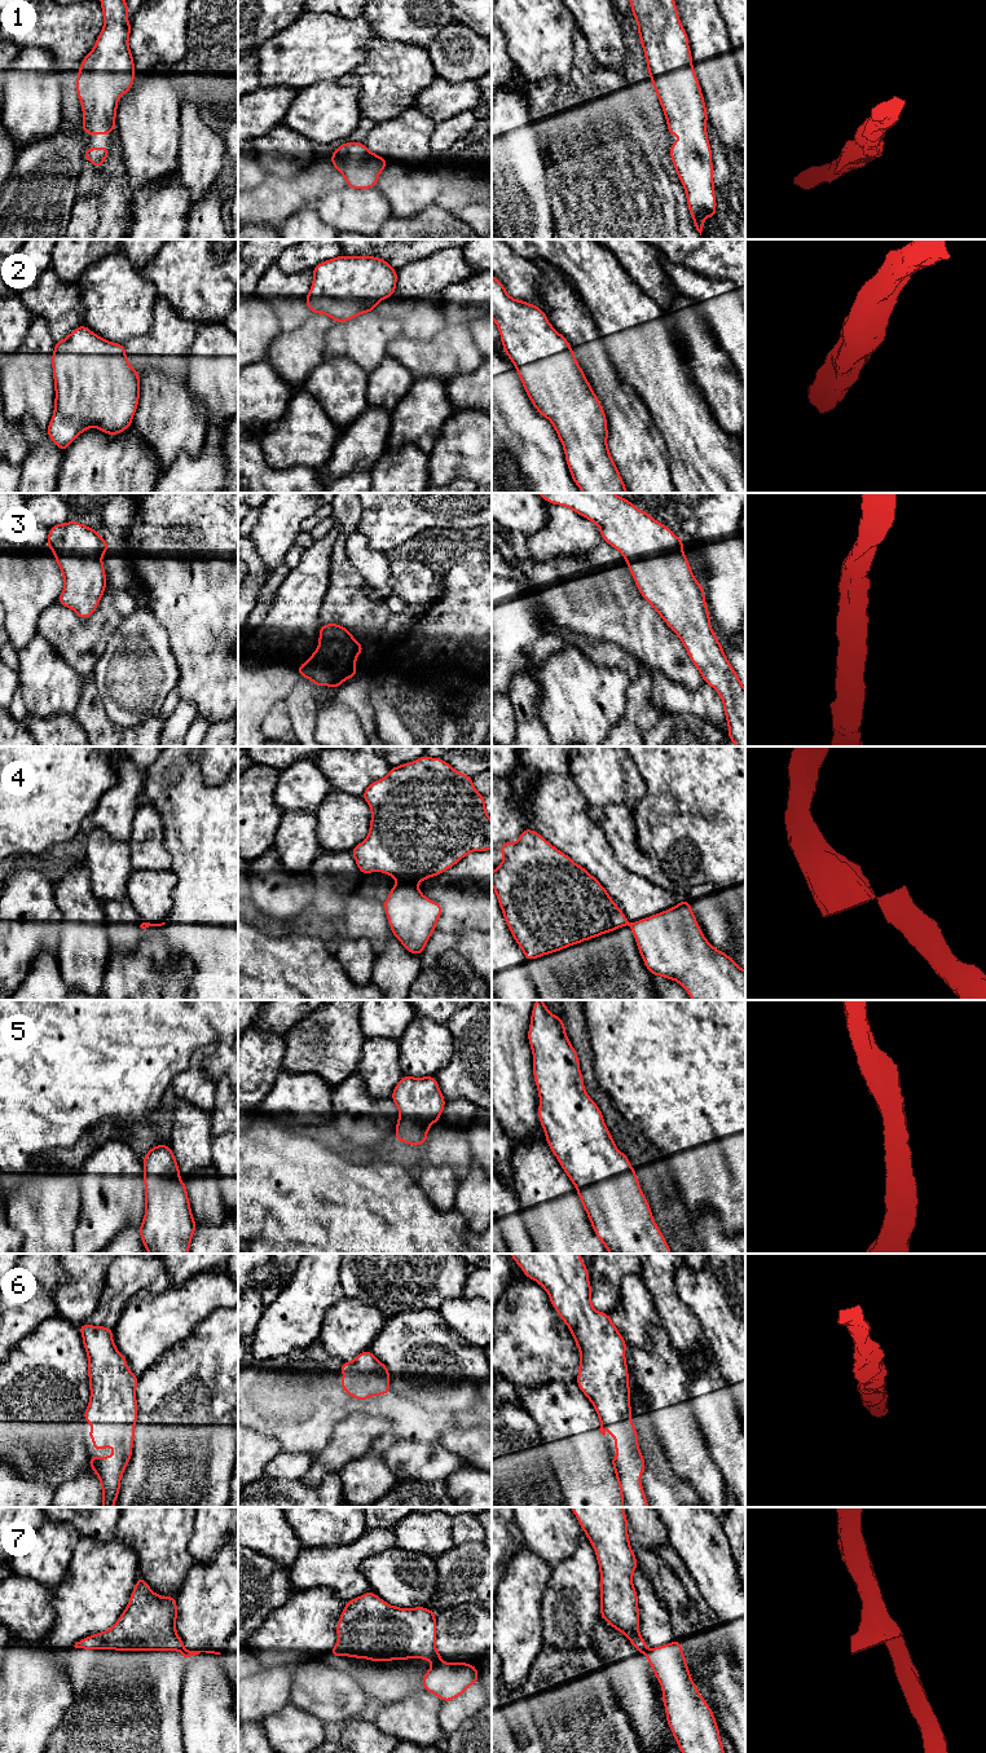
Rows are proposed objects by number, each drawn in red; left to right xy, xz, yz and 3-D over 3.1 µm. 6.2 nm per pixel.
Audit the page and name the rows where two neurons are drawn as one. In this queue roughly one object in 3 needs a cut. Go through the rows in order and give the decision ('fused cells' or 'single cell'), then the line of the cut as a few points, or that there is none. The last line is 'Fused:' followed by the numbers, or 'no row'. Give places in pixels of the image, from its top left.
1: single cell; cut none
2: single cell; cut none
3: single cell; cut none
4: fused cells; cut xz (410, 882), (417, 885)
5: single cell; cut none
6: single cell; cut none
7: fused cells; cut xz (440, 1660), (434, 1664)
Fused: 4, 7

